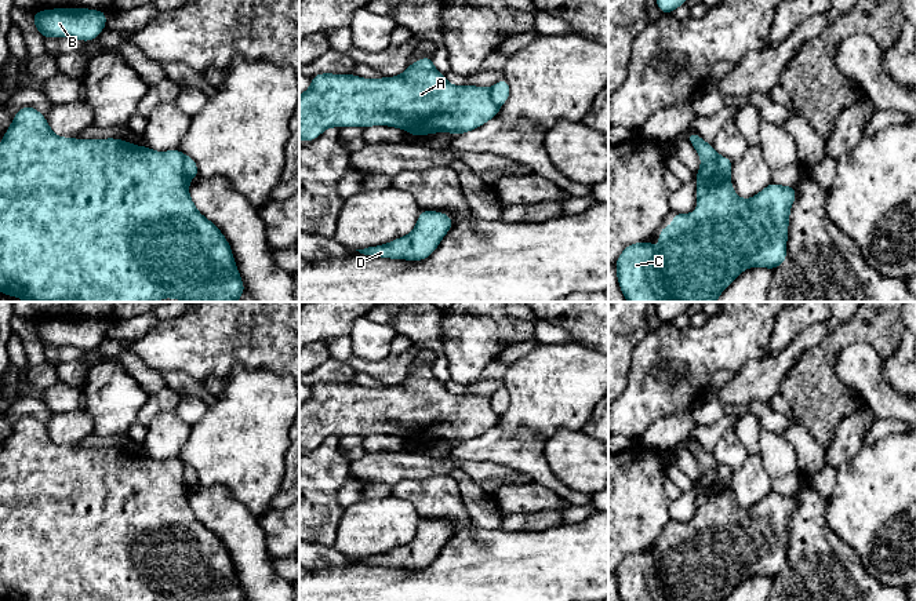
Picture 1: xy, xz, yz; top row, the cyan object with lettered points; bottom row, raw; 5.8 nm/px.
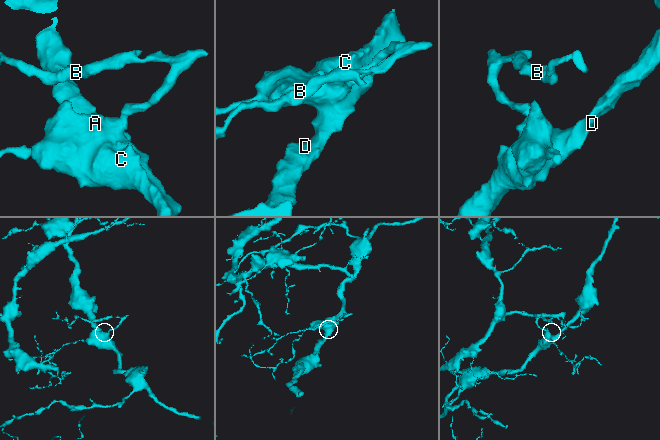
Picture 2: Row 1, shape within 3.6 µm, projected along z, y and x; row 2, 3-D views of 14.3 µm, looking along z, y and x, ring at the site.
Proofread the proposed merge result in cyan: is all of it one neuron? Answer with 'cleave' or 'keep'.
cleave

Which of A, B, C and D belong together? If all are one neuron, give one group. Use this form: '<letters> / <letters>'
A C D / B

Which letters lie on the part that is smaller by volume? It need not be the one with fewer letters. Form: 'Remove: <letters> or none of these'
Remove: B

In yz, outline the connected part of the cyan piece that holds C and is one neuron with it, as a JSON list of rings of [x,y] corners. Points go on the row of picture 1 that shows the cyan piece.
[[[716,154],[717,168],[710,178],[695,176],[697,215],[691,212],[673,214],[669,227],[659,227],[659,251],[653,241],[633,243],[624,248],[614,266],[622,295],[628,302],[716,302],[720,294],[748,267],[775,270],[786,262],[789,214],[797,190],[795,186],[781,186],[770,182],[756,196],[739,198],[730,181],[734,163]]]

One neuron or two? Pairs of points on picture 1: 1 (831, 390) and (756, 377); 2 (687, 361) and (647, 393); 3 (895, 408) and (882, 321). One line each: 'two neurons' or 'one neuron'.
1: two neurons
2: one neuron
3: two neurons

